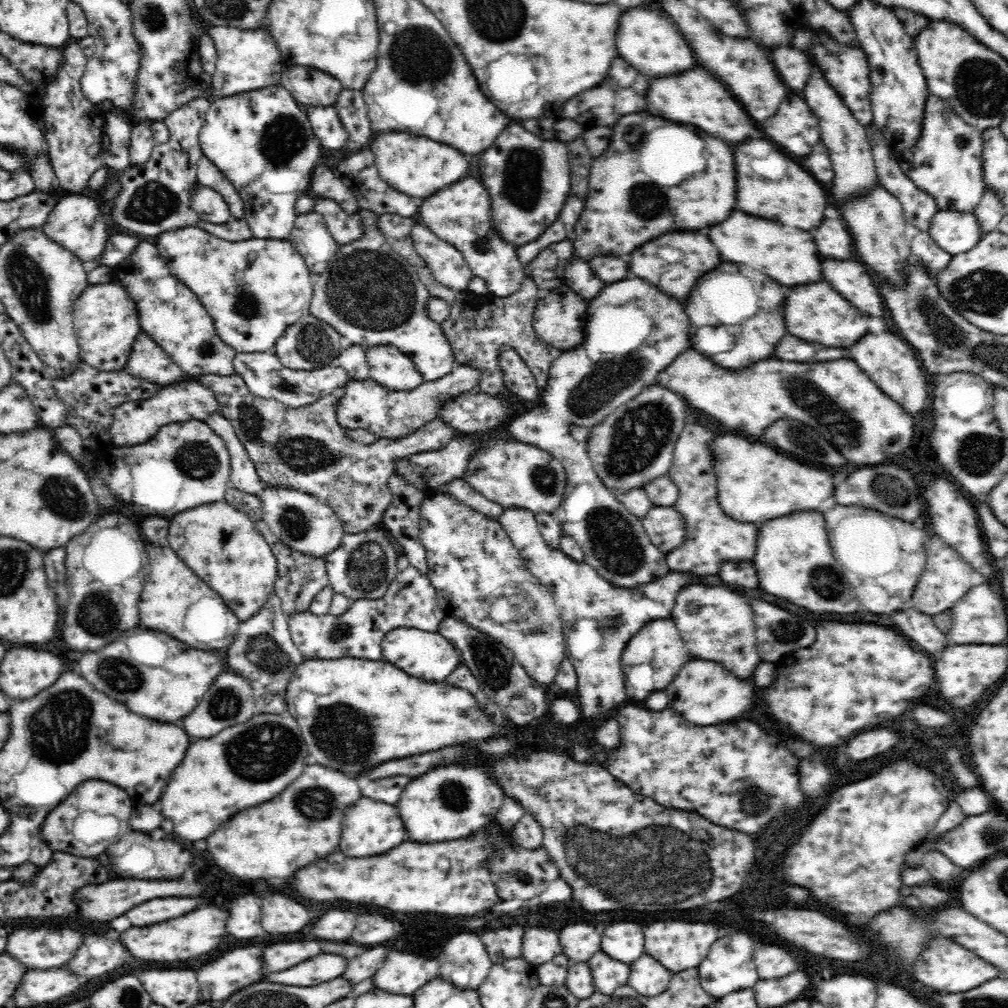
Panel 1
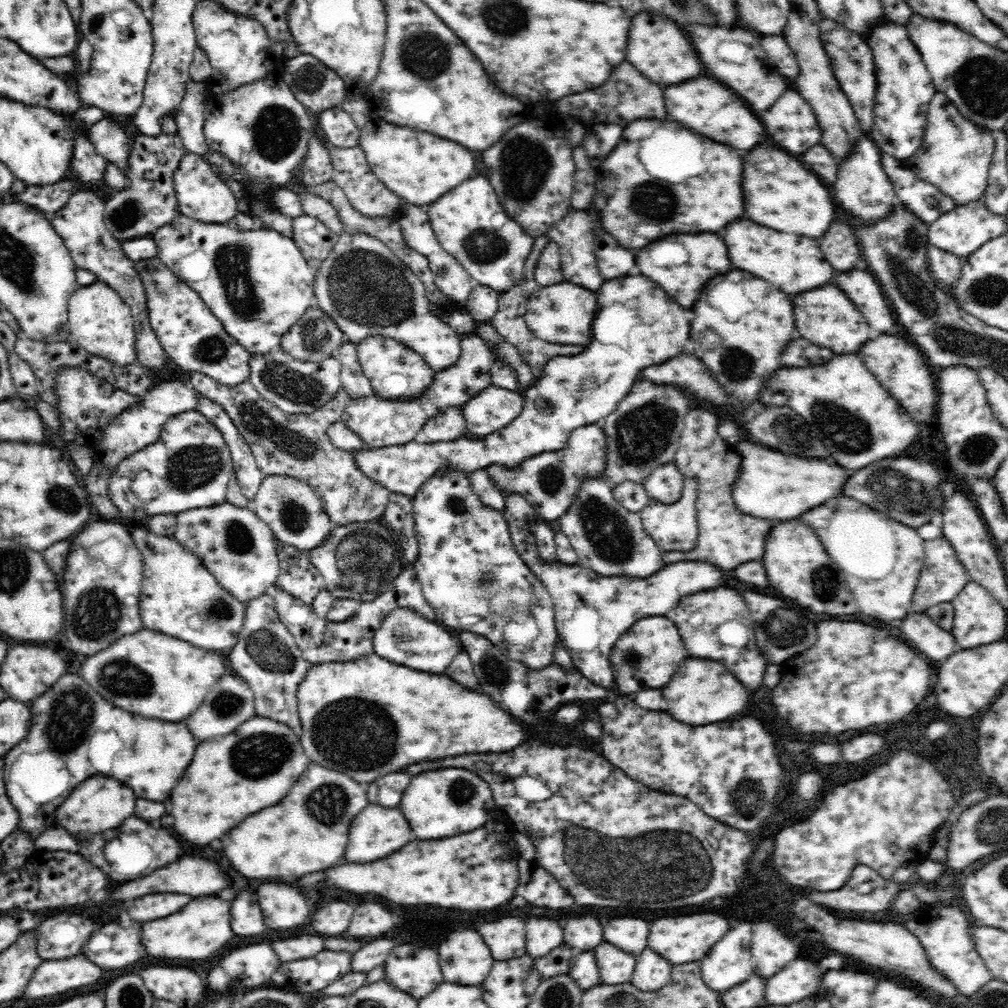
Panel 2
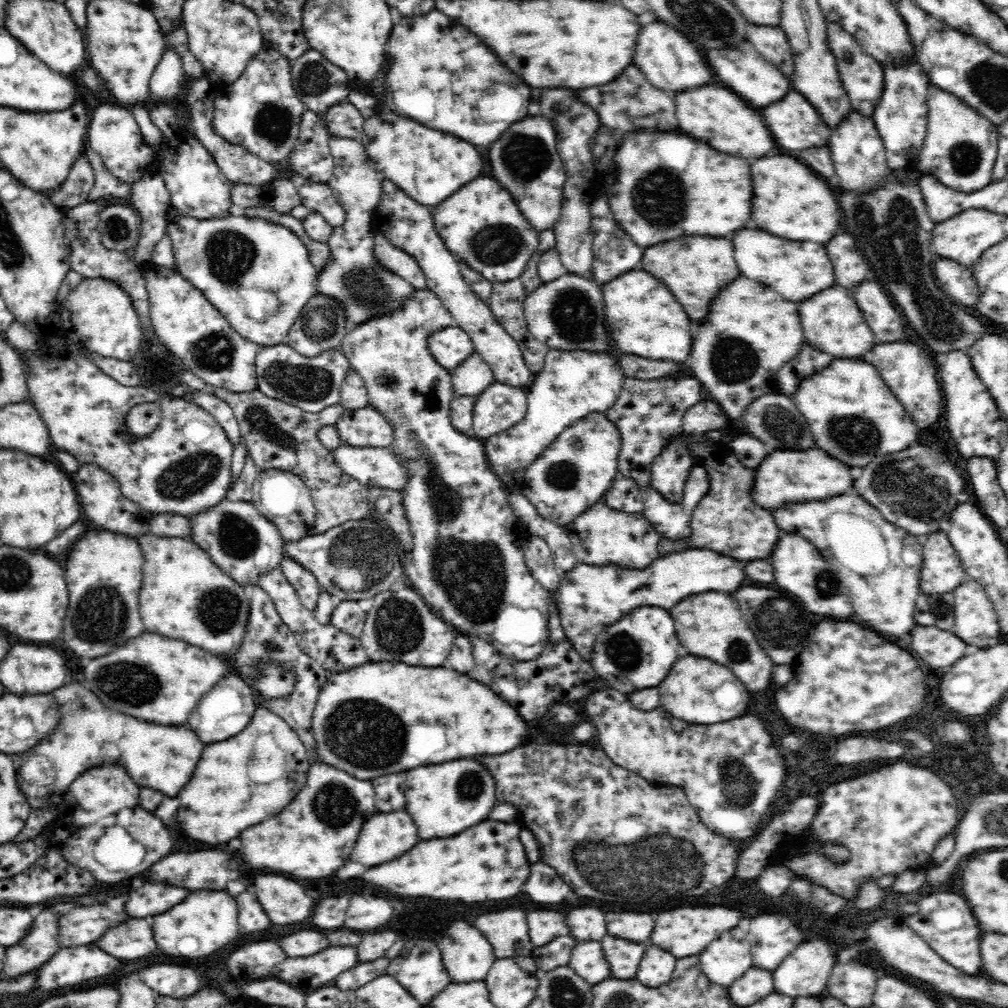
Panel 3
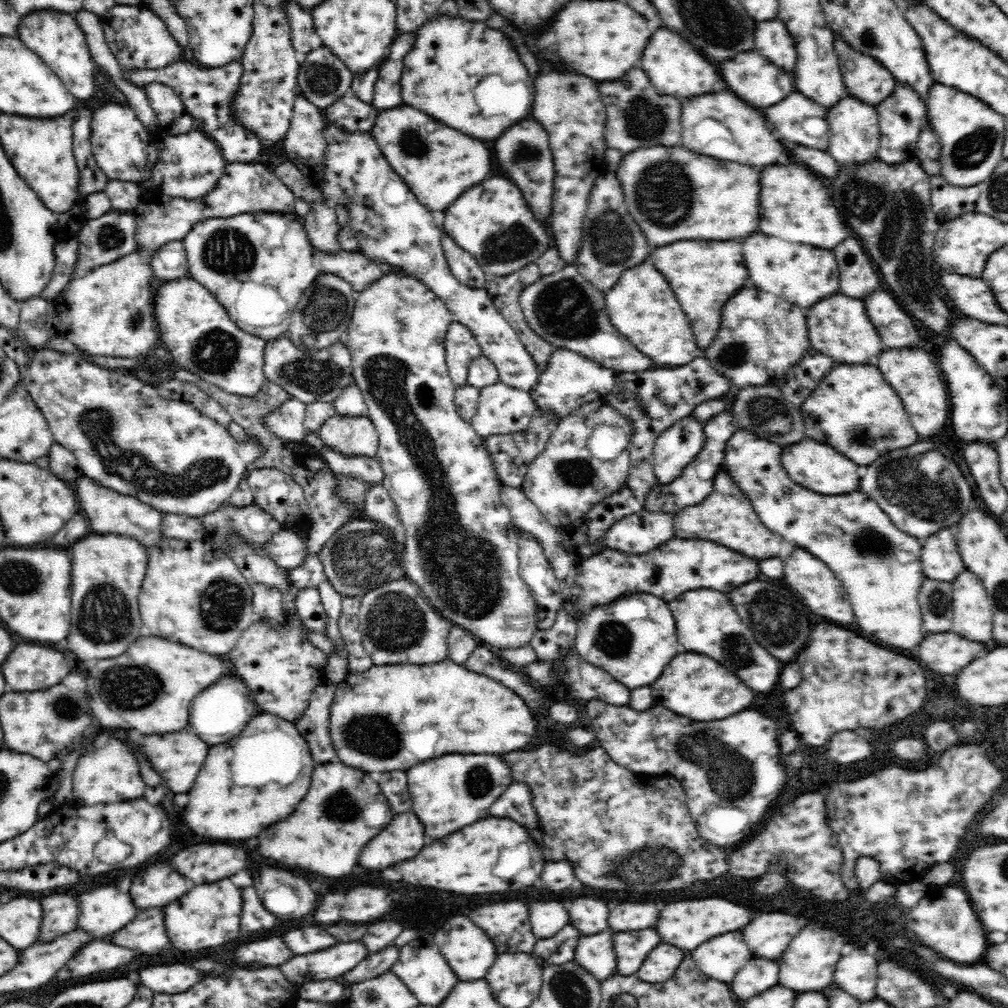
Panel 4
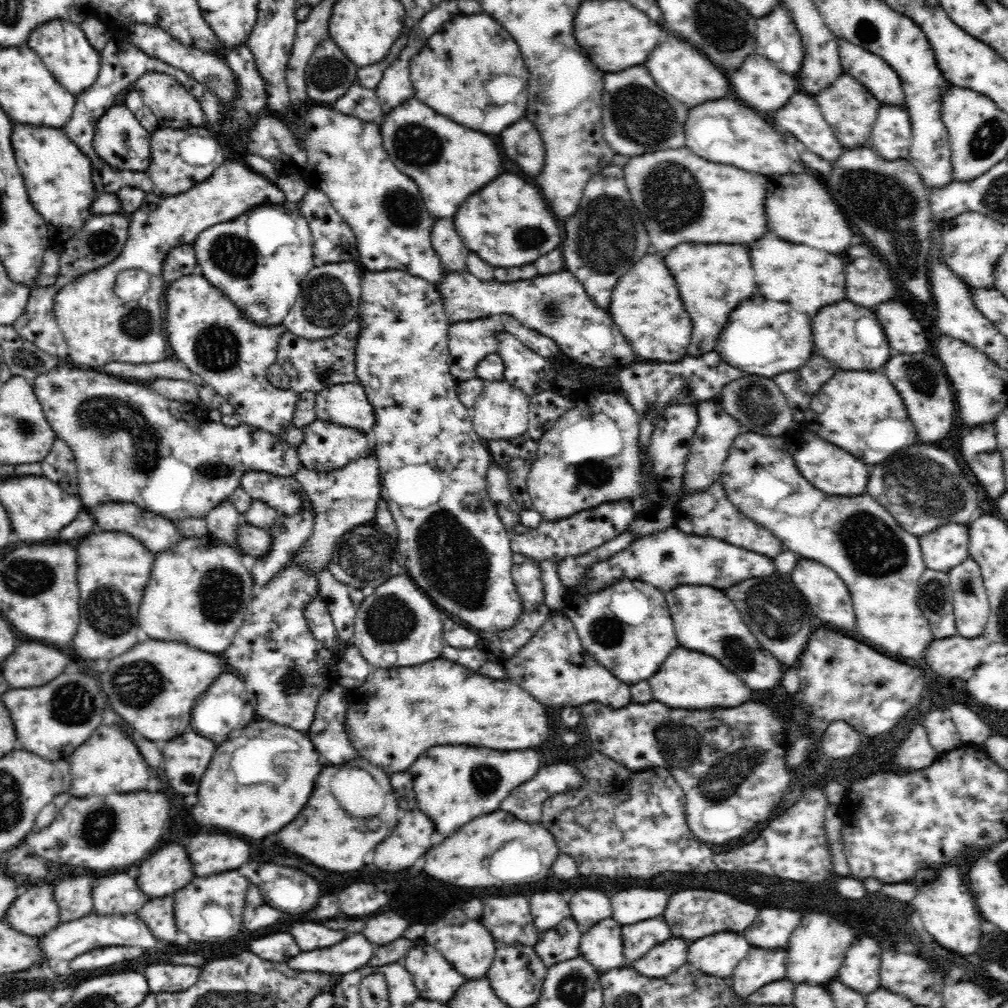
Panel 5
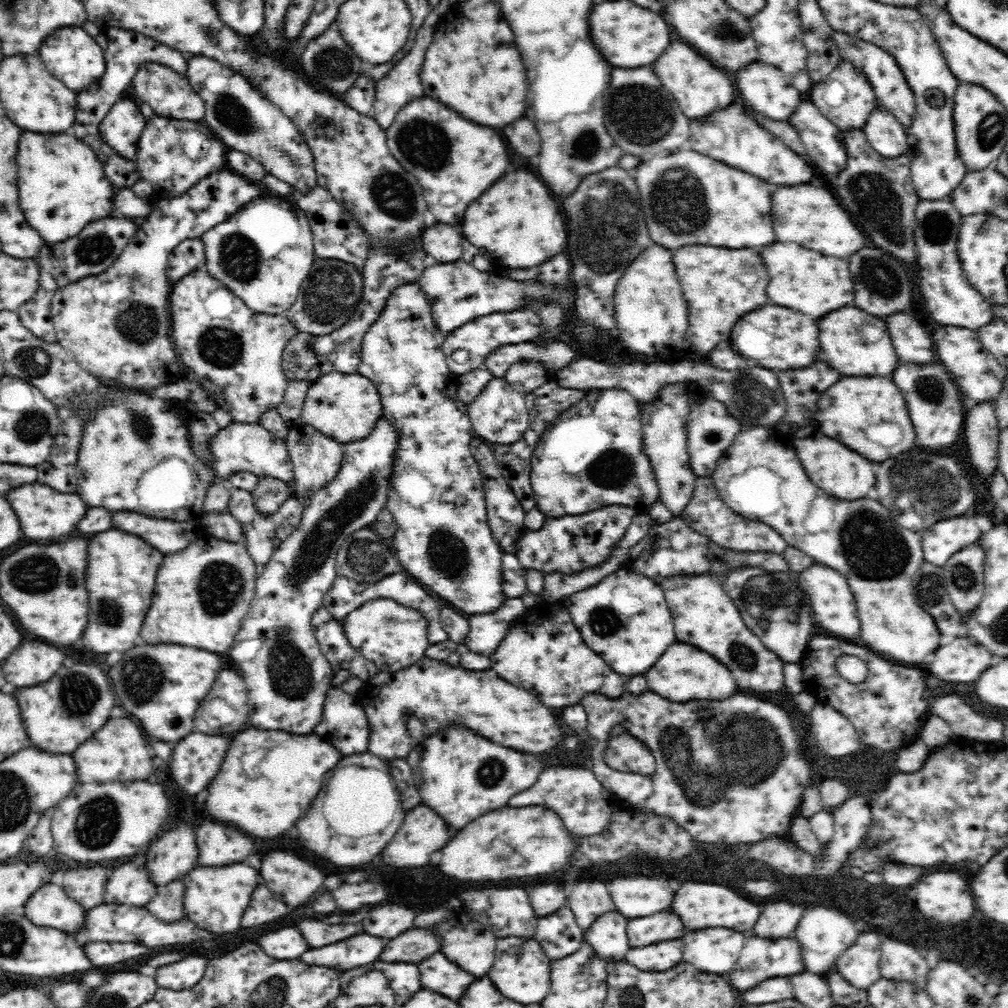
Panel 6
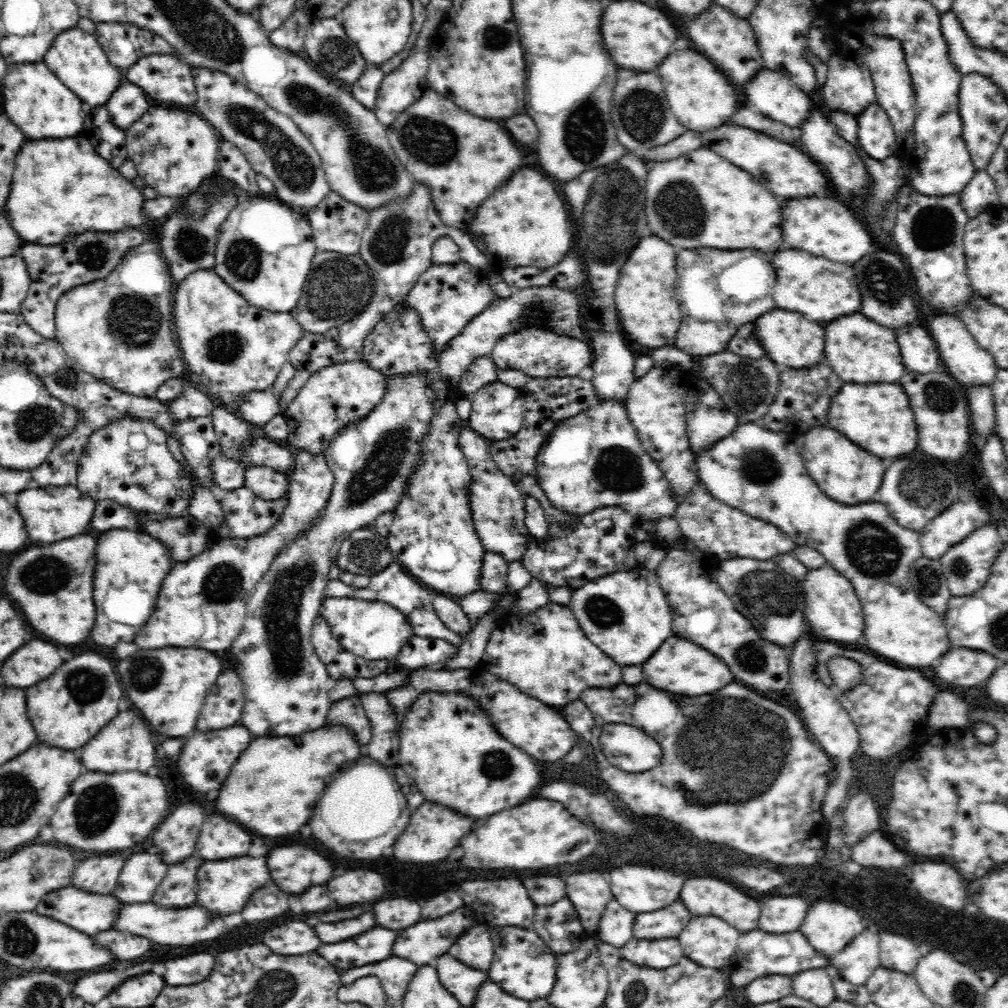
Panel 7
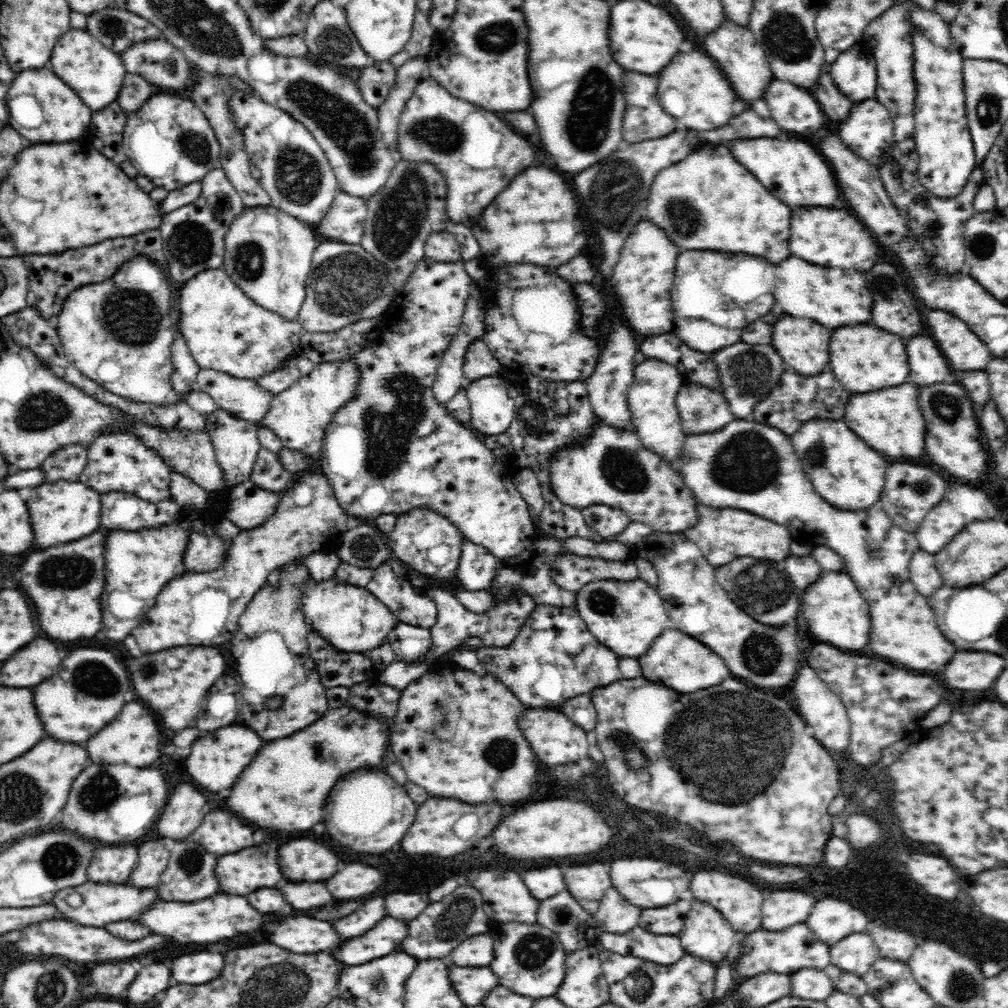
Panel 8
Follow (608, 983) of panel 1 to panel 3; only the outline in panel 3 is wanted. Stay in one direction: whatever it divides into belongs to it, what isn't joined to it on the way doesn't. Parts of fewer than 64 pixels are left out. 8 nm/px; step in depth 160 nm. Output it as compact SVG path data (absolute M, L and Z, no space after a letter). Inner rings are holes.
M608 934L601 940L602 953L610 965L610 978L636 979L637 970L648 944L638 944L614 938Z

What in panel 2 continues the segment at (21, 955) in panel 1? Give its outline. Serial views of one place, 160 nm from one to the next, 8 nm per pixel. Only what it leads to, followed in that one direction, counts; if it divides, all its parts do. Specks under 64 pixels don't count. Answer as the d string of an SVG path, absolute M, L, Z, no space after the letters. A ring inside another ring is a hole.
M58 915L44 919L29 932L36 933L36 953L42 961L59 961L80 953L94 924L79 915Z

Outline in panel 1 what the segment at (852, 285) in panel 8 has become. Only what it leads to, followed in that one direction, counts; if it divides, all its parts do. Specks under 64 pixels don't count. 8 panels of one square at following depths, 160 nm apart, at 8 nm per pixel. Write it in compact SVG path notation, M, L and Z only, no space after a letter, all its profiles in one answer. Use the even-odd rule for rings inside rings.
M732 212L726 222L716 224L716 248L724 260L760 270L782 286L798 286L822 278L820 256L808 232L782 226L774 220L756 218L746 212Z

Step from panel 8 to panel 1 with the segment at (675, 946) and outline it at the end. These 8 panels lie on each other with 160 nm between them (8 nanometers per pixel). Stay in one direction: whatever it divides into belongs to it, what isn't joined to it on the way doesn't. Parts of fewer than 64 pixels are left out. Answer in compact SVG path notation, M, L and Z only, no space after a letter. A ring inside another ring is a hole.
M644 953L638 960L630 964L627 985L641 995L655 997L668 990L672 977L672 971Z

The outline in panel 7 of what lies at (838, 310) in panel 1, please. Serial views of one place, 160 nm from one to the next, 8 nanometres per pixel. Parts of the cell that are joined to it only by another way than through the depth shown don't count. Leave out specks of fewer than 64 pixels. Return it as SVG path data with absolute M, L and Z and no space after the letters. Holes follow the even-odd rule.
M852 314L852 316L838 318L830 324L826 324L824 332L826 332L824 354L826 354L828 366L844 382L858 382L858 384L868 384L868 382L896 383L896 380L906 370L903 360L900 358L900 348L896 344L894 330L864 318L864 314Z

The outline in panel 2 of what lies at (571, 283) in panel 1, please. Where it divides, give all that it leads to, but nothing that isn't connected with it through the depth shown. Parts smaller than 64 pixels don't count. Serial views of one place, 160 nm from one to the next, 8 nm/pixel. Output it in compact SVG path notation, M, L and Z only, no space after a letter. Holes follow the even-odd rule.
M569 209L556 226L548 230L546 235L550 241L558 243L561 256L561 269L566 281L578 285L592 293L597 293L601 286L606 282L600 269L597 267L595 259L595 233L593 224L587 210L576 211Z

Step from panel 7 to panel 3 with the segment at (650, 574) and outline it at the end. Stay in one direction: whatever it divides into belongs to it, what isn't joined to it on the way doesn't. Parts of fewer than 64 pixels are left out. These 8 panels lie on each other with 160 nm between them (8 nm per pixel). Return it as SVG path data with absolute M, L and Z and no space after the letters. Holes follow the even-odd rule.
M643 606L602 631L596 640L591 666L607 682L609 688L620 692L636 692L658 686L670 672L672 662L688 656L680 646L674 630L674 620L666 610Z

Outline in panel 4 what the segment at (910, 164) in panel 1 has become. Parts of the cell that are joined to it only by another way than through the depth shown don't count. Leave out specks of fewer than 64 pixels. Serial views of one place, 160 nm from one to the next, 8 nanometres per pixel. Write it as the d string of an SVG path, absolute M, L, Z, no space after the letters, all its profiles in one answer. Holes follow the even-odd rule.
M934 83L924 98L928 126L940 145L940 176L948 185L968 188L993 176L1002 162L1006 118L986 103L955 88Z

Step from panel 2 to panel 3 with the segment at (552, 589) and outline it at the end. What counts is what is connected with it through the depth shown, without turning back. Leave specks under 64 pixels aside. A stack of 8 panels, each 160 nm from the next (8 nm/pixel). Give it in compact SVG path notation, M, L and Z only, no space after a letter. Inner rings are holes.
M686 549L682 552L660 556L644 570L624 569L620 565L592 566L579 562L562 575L558 582L558 588L549 593L549 599L551 606L558 611L565 639L573 645L585 662L592 664L591 656L594 653L594 646L596 646L596 640L600 638L602 631L617 623L620 618L628 616L633 610L643 606L670 610L686 596L691 597L692 594L698 594L698 592L710 592L710 590L734 592L742 586L744 580L746 580L746 574L736 560L724 558L710 549Z

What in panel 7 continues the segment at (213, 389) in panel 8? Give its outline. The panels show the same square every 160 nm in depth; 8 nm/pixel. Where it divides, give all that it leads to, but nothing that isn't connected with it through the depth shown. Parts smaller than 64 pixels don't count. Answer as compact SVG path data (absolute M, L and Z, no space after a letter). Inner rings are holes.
M254 391L239 402L239 412L242 419L258 430L265 427L281 410L278 397L272 392Z

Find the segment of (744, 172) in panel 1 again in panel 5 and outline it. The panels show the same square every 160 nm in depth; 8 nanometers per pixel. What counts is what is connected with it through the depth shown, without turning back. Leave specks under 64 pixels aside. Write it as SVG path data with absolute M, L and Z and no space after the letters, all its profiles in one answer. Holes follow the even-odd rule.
M808 174L768 176L766 218L770 232L774 232L778 238L784 238L788 242L800 242L834 254L846 250L854 242L852 238L856 236L850 230L844 214L840 214L840 208L824 188L824 184L820 184L818 178Z

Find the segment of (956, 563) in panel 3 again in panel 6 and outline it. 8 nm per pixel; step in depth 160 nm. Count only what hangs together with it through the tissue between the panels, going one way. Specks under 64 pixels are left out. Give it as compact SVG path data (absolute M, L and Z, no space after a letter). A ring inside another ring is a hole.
M969 513L935 522L930 529L921 530L919 533L922 537L925 561L943 567L954 553L976 544L982 531L974 523L973 515Z

